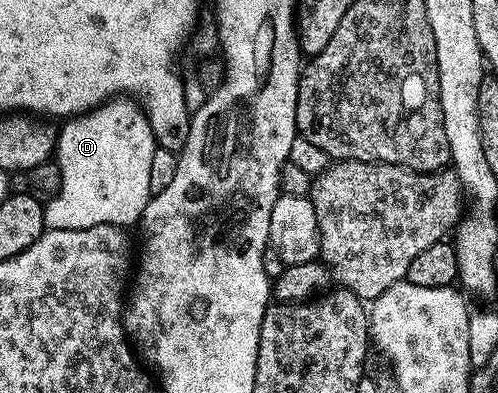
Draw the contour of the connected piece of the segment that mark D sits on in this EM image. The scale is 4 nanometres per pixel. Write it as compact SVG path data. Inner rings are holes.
M118 96L110 101L98 106L96 110L91 110L87 114L78 114L66 121L62 130L57 134L57 145L55 147L55 161L61 167L61 187L56 194L52 195L44 203L45 208L45 225L50 230L82 230L92 226L120 226L129 228L129 225L140 223L141 214L147 208L151 197L151 156L159 148L159 140L151 132L151 124L147 120L144 110L136 101L130 100L125 96Z

